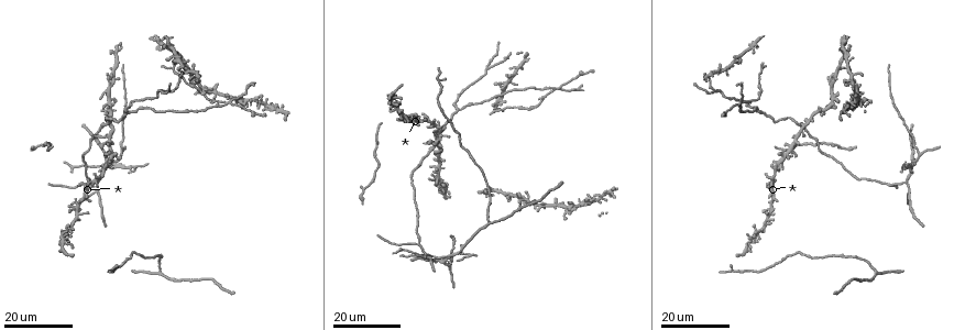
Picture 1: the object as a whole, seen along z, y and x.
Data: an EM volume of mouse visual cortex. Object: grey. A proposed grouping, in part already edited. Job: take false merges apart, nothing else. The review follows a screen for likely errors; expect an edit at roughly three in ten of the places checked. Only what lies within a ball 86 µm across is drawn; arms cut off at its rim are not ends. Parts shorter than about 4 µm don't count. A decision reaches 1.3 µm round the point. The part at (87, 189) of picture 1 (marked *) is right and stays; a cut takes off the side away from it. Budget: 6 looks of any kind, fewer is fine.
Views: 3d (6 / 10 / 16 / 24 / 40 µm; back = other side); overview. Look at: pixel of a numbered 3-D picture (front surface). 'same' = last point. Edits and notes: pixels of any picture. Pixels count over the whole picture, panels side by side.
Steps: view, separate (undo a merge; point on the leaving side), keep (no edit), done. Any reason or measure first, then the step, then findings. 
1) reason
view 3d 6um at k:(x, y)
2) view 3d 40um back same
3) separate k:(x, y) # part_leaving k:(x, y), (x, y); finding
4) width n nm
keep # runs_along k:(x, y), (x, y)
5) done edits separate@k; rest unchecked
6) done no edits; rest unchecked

three arms meet
view 3d 16um at 1:(720, 89)

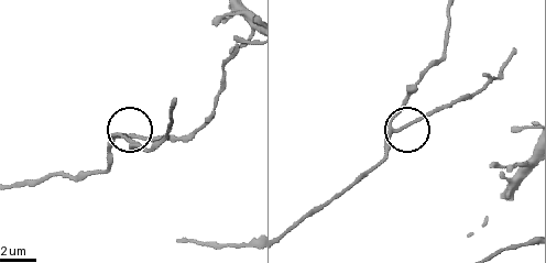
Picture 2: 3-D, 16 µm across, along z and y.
view 3d 10um at 2:(397, 129)

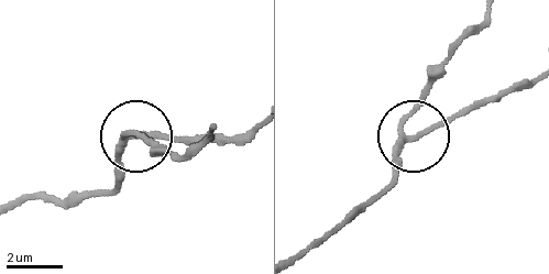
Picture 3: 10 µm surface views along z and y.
other side
view 3d 10um back at 3:(411, 138)

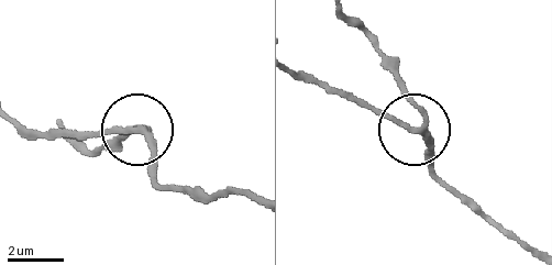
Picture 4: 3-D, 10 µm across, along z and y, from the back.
arms 3
keep # continuous, no second cell

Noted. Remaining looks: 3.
view 3d 16um at 1:(457, 109)

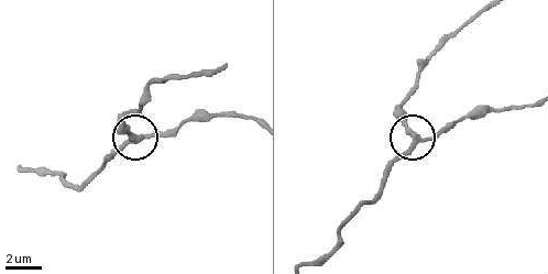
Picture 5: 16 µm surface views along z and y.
view 3d 6um at 5:(411, 134)

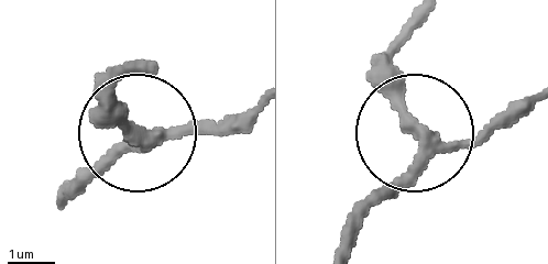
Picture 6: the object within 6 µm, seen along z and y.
arms 3
keep # runs_along 6:(59, 205), (146, 130), (237, 130); one cell here

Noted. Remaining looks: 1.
done no edits; rest unchecked

